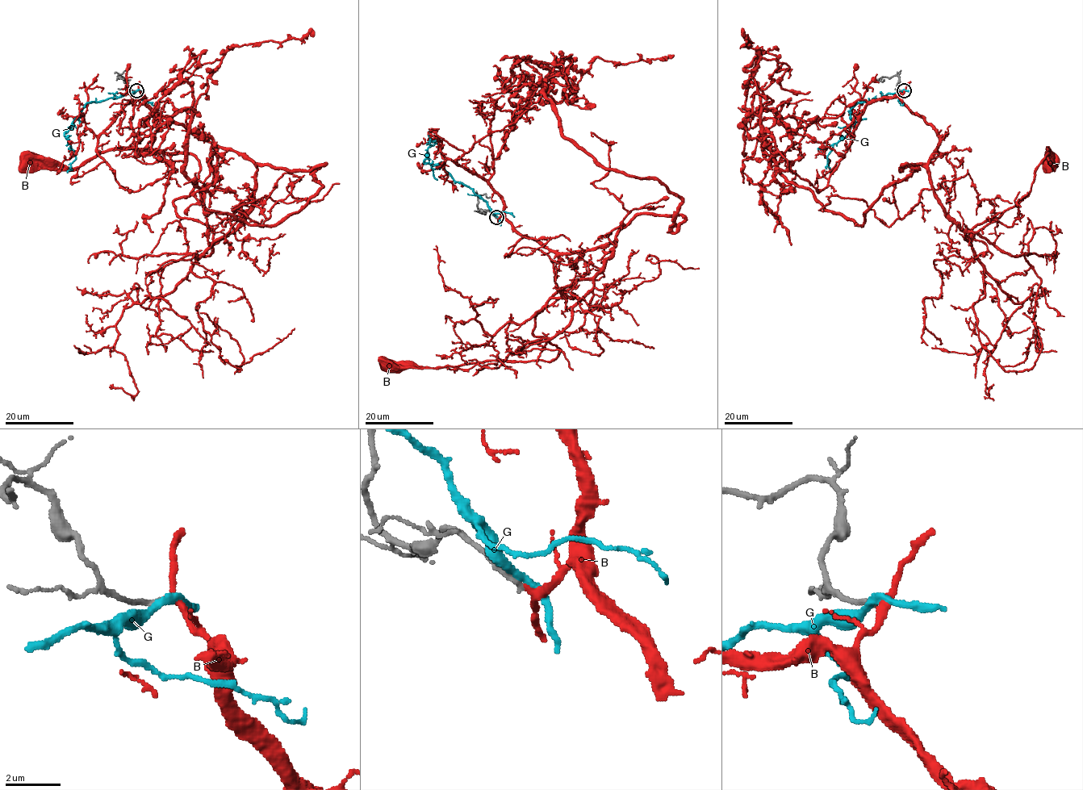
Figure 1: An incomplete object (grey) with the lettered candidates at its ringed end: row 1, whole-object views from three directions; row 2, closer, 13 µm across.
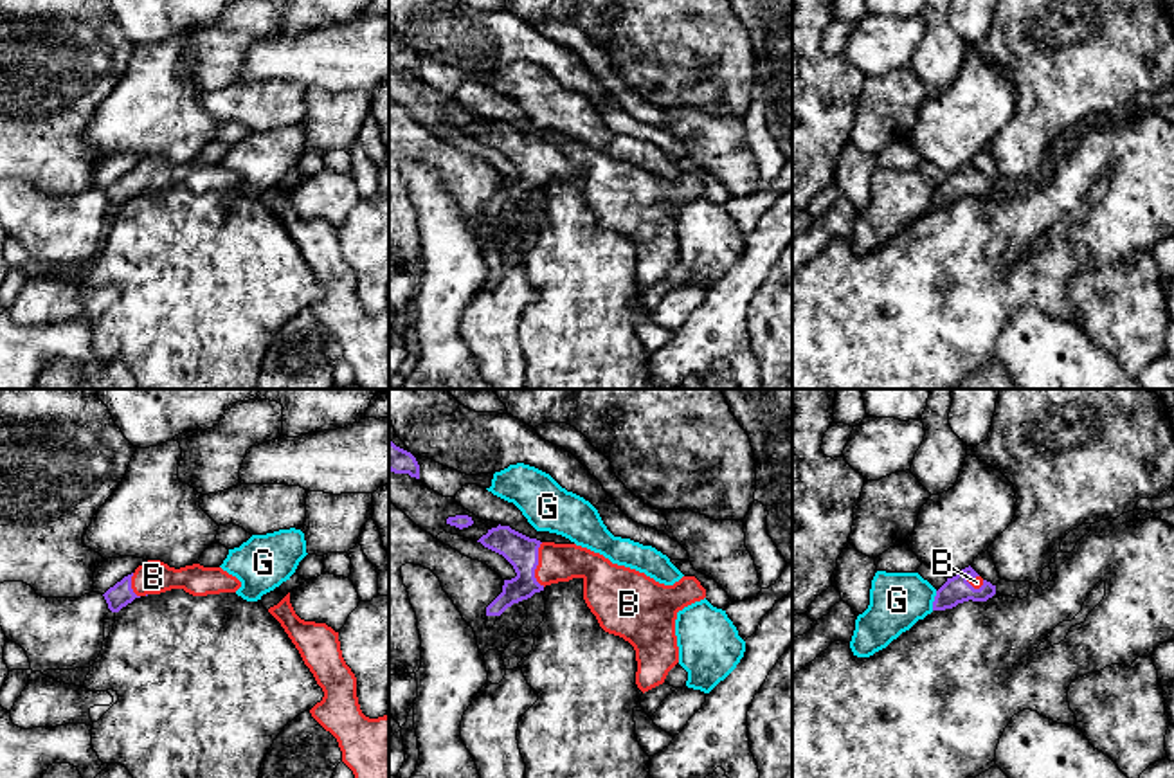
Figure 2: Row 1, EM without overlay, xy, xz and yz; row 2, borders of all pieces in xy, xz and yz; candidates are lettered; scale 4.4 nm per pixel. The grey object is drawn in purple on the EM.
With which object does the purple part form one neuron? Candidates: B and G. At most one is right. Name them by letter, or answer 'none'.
B

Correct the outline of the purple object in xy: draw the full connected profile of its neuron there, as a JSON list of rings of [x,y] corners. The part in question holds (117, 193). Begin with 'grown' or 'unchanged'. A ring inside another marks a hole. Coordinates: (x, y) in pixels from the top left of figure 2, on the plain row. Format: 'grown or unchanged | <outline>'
grown | [[[148,157],[131,171],[124,173],[103,193],[112,209],[119,209],[135,194],[160,191],[171,185],[184,185],[193,193],[236,189],[241,178],[221,164],[203,164],[200,160],[180,166],[169,164],[160,157]]]

